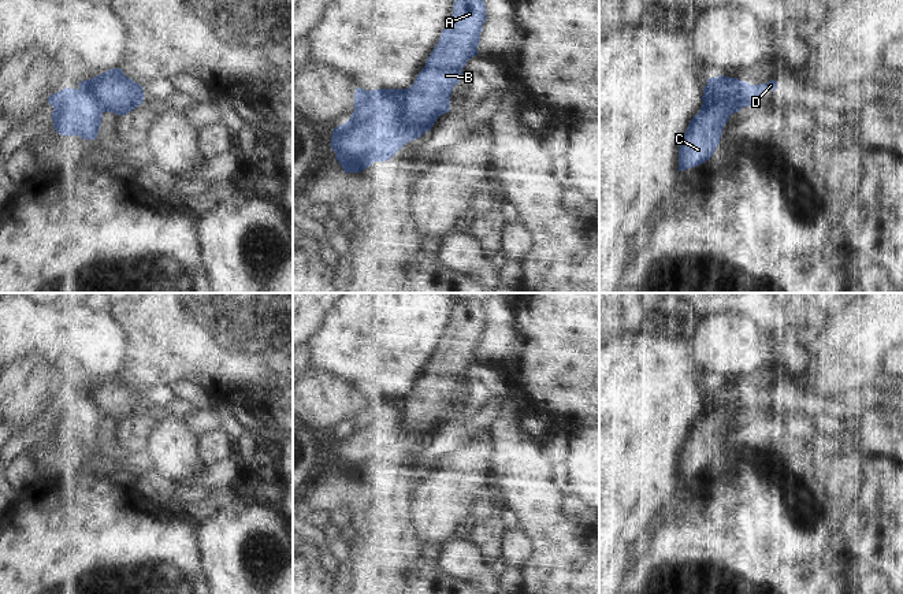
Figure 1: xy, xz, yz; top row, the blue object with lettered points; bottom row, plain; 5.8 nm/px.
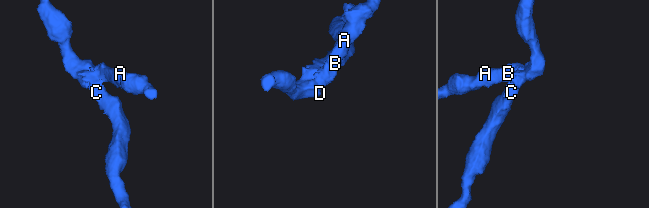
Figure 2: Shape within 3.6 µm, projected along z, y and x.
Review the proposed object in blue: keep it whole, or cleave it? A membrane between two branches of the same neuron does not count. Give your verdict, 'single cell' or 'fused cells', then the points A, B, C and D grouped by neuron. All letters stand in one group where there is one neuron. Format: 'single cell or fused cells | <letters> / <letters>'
fused cells | A B / C D

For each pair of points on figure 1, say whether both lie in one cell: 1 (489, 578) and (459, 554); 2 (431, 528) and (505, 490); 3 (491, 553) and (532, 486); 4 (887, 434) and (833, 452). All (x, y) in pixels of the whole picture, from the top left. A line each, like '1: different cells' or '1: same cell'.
1: same cell
2: different cells
3: different cells
4: different cells

